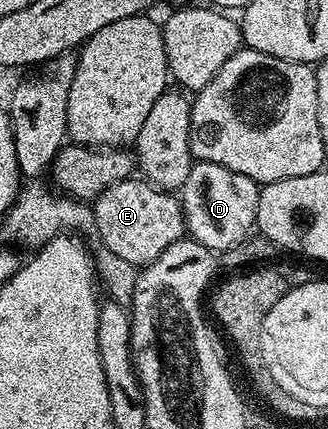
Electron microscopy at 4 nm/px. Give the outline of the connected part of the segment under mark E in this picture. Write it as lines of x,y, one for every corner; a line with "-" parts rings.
130,177
103,189
91,206
103,245
107,245
115,257
123,257
123,261
138,269
156,261
163,249
186,234
180,198
141,177

